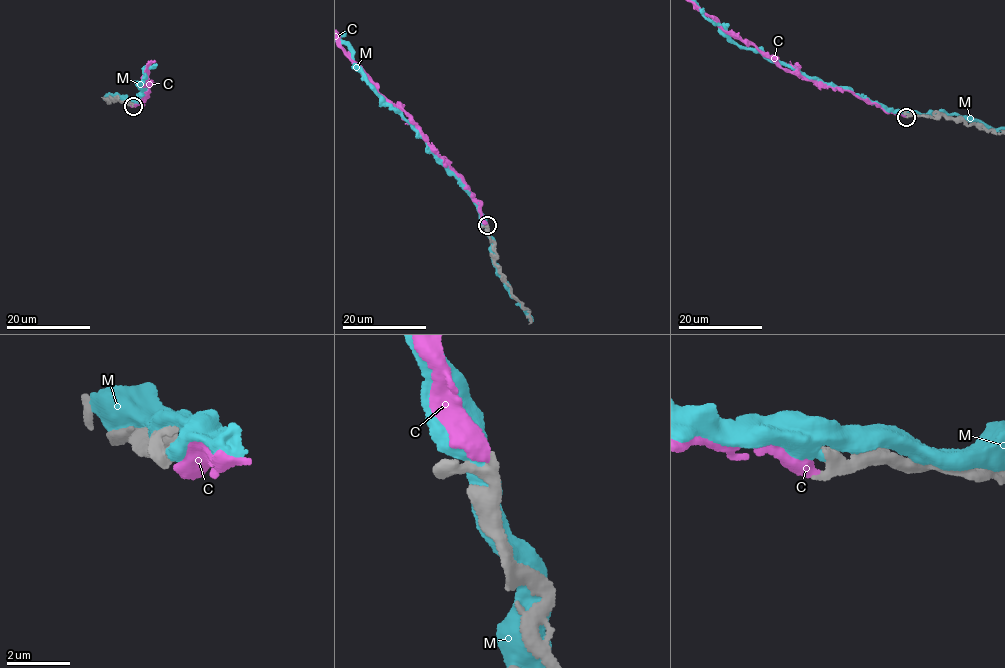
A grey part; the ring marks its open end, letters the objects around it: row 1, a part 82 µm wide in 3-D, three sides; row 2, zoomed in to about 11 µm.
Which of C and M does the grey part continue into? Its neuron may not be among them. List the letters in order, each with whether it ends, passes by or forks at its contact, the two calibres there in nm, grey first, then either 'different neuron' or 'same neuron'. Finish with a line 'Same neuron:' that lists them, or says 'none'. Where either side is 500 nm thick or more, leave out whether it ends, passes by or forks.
C: calibres 280 and 550 nm; same neuron
M: calibres 360 and 600 nm; different neuron
Same neuron: C

